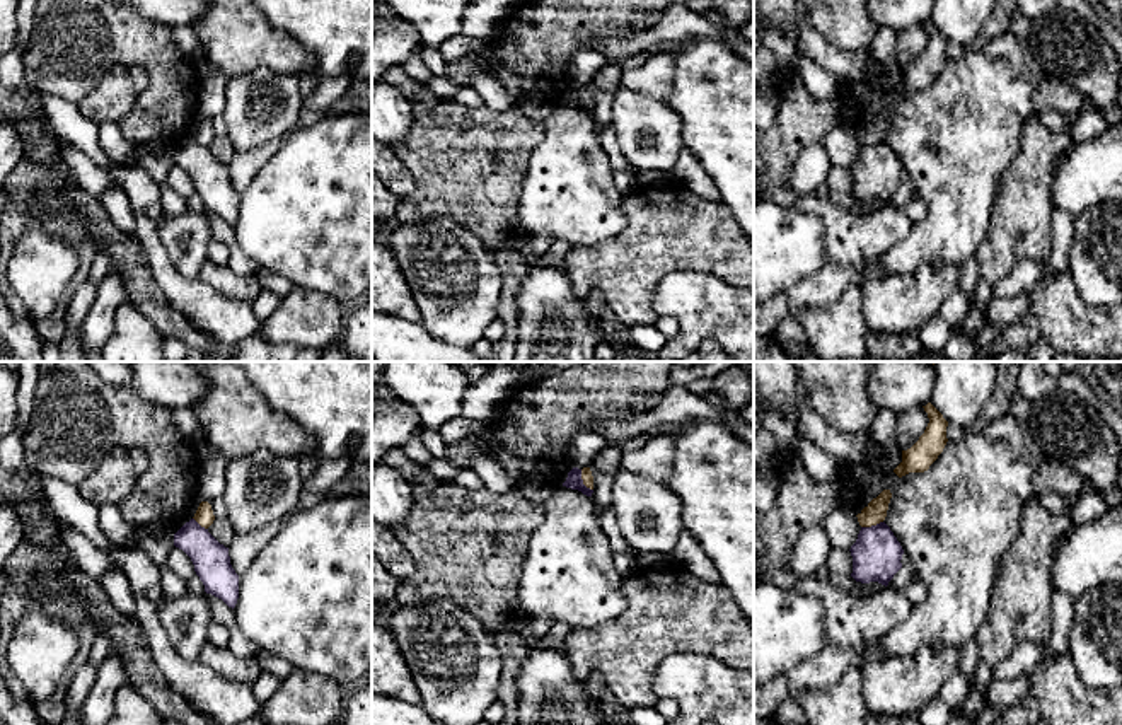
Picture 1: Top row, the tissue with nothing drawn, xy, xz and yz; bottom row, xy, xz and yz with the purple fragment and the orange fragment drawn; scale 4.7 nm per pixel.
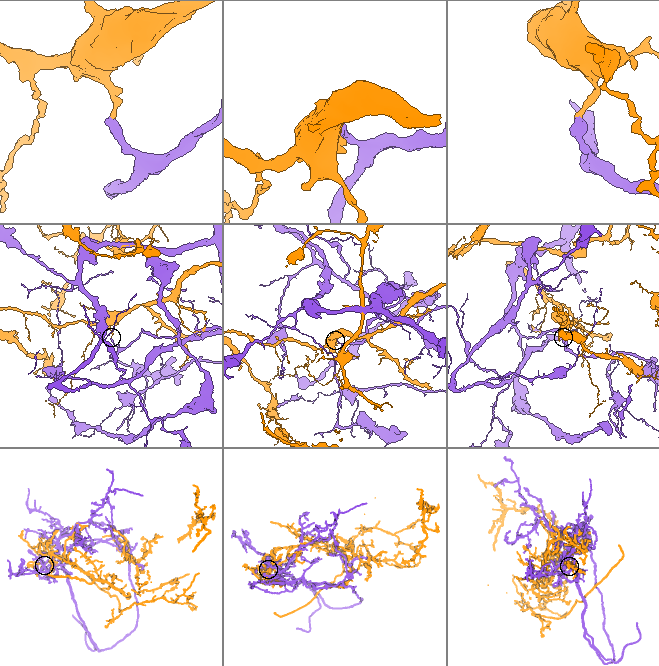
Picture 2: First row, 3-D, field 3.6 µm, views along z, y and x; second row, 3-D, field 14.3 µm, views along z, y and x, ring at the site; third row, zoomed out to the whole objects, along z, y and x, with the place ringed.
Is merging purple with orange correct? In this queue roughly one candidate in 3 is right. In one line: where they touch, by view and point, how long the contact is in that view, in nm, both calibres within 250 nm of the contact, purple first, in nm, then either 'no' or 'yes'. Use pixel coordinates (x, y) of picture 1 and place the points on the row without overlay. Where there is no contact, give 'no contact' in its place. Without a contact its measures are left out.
contact xz (582, 99); length 120 nm; calibres 70 and 50 nm; no

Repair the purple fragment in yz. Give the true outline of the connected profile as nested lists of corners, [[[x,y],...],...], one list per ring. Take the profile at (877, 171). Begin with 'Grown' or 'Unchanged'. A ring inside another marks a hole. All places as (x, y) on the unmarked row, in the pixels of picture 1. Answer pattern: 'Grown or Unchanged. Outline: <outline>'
Unchanged. Outline: [[[885,140],[861,145],[849,169],[853,174],[851,194],[861,201],[878,200],[887,205],[902,186],[904,167]]]

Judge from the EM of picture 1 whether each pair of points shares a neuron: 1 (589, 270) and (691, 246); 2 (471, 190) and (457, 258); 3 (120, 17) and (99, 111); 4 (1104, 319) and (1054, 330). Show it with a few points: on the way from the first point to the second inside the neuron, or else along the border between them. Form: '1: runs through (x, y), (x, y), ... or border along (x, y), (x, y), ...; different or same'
1: runs through (614, 266), (630, 266), (650, 246), (665, 246); same
2: border along (425, 220), (451, 217), (468, 227), (491, 249); different
3: border along (127, 63), (111, 67), (80, 99); different
4: runs through (1092, 328), (1066, 328); same

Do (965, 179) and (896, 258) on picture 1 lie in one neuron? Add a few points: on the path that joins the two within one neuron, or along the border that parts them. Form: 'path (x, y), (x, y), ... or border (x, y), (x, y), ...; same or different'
path (960, 202), (918, 244); same

